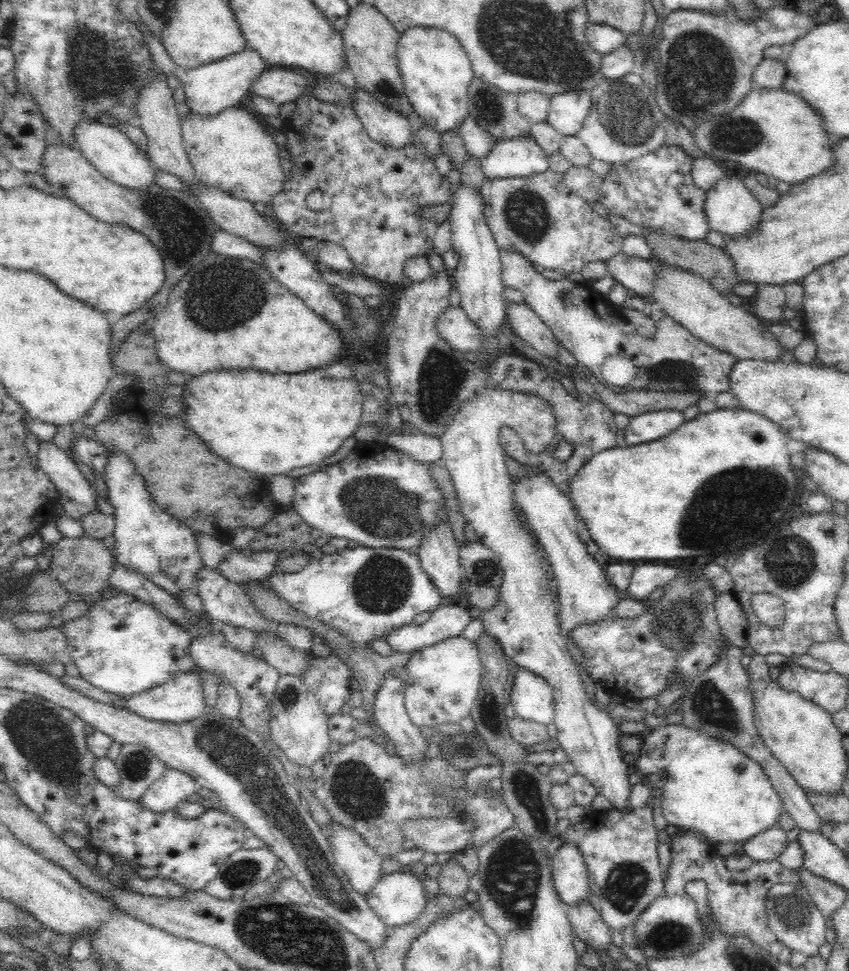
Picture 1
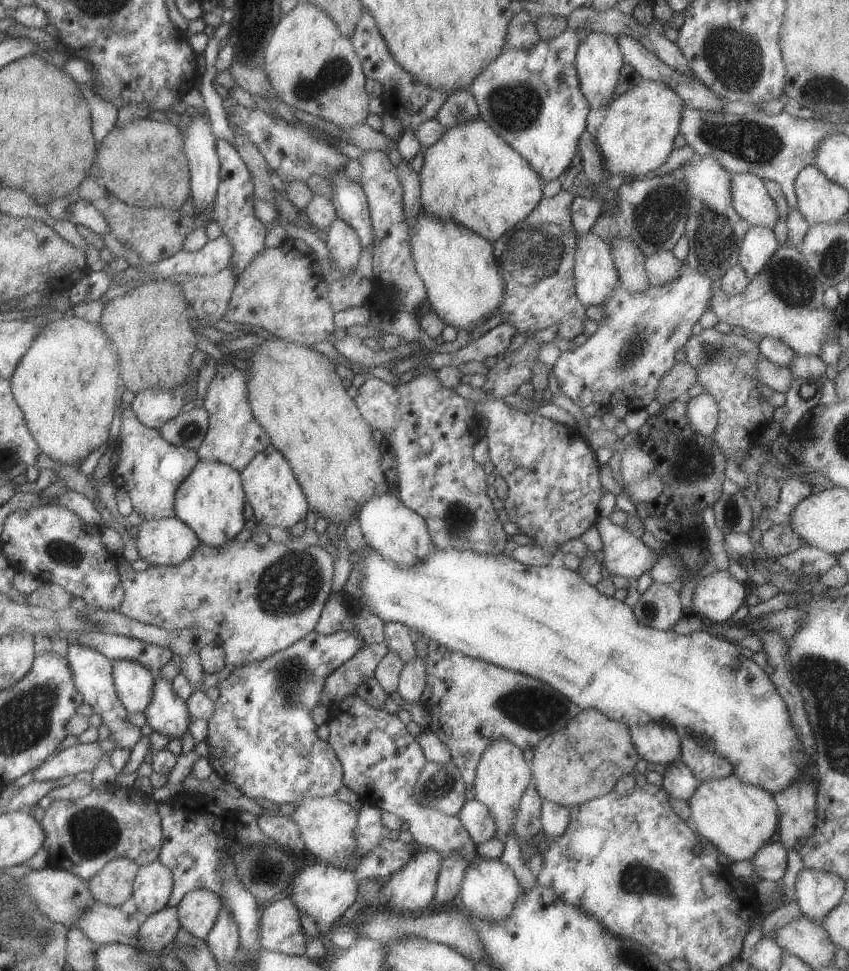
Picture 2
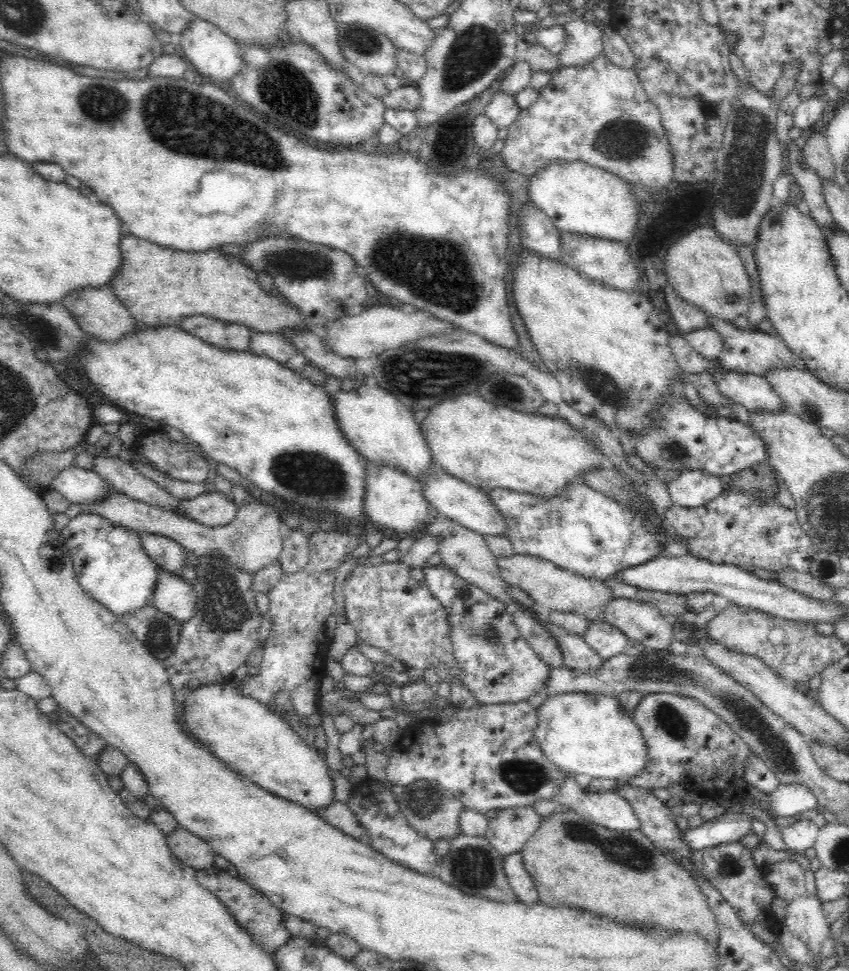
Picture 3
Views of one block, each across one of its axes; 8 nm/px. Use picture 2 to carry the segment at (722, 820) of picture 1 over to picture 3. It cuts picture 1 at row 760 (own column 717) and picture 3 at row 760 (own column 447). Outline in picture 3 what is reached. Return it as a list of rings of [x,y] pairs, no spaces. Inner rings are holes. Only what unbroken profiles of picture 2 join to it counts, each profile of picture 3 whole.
[[[570,692],[570,694],[558,694],[558,696],[547,697],[547,701],[537,709],[539,717],[539,724],[535,731],[537,742],[539,743],[543,754],[547,757],[547,760],[557,768],[560,768],[560,770],[563,770],[565,773],[570,773],[574,776],[584,774],[587,779],[604,778],[606,780],[614,780],[616,782],[628,782],[628,780],[640,774],[649,762],[646,740],[643,738],[640,728],[633,720],[632,714],[628,714],[625,711],[617,697],[594,693],[584,694],[583,692],[580,692],[580,694],[572,694]]]

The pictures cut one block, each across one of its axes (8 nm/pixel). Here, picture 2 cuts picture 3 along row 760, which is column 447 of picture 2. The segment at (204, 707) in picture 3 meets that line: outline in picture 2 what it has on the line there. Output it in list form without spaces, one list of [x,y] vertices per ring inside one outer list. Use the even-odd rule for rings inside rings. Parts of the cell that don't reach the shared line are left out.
[[[421,210],[409,227],[411,256],[426,290],[426,301],[445,325],[473,332],[485,324],[504,299],[504,280],[493,256],[492,244],[461,225],[434,219]]]

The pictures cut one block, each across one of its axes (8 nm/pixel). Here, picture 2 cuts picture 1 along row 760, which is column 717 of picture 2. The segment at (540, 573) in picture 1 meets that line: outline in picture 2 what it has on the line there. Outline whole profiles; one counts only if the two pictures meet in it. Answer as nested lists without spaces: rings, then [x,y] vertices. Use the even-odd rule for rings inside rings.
[[[713,570],[713,574],[704,577],[692,593],[691,613],[706,622],[721,624],[729,619],[737,609],[745,605],[749,587],[746,583],[738,582],[728,570]]]

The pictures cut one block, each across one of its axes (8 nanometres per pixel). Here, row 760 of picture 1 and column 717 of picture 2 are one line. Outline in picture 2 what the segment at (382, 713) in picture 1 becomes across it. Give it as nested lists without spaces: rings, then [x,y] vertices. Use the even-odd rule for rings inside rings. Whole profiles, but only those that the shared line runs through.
[[[702,393],[691,399],[686,399],[687,420],[689,426],[702,436],[712,436],[717,428],[719,408],[715,398],[708,393]]]

